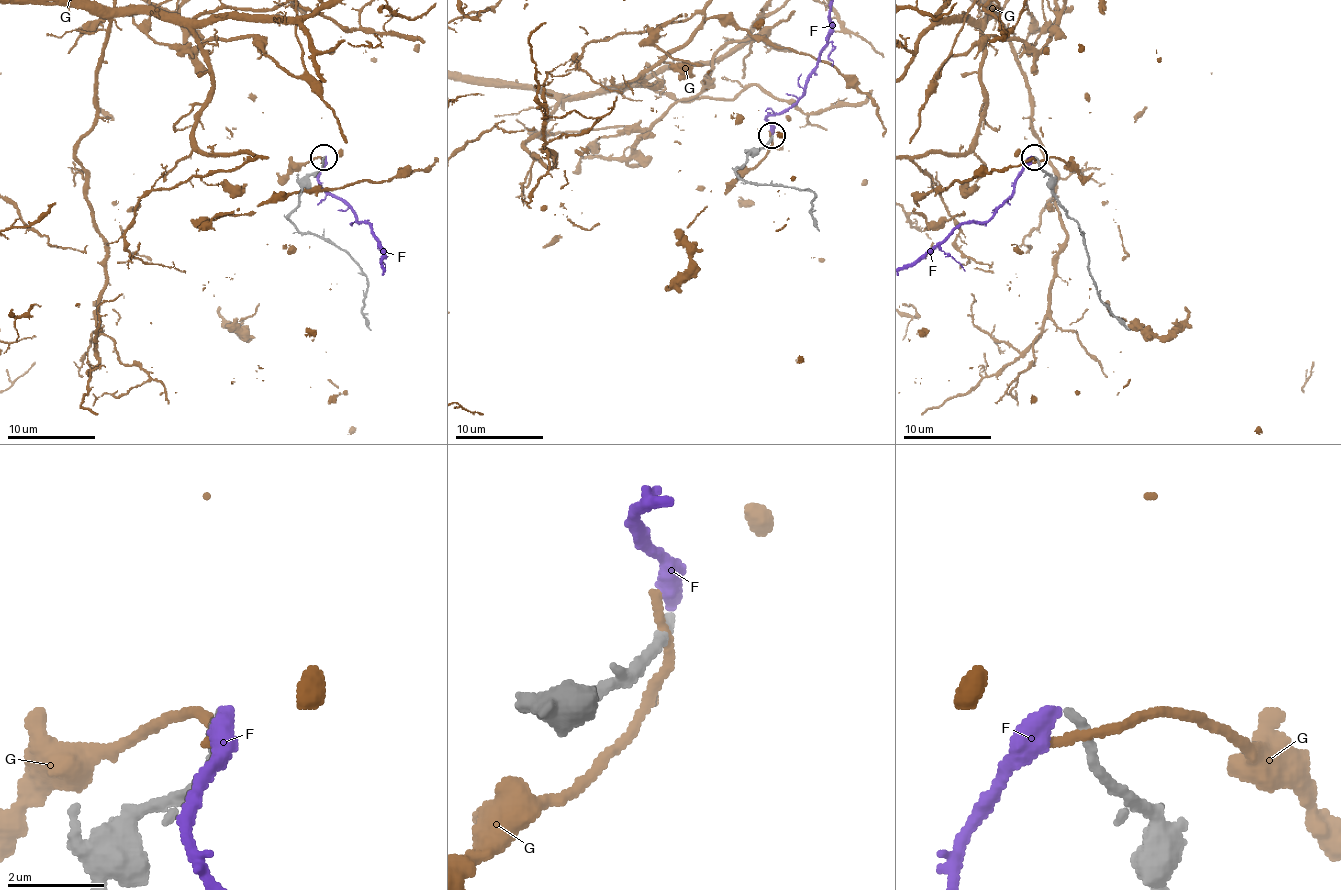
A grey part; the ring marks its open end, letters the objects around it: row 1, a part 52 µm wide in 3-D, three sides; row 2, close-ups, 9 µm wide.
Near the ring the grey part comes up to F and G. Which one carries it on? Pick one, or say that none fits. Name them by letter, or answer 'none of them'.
F

